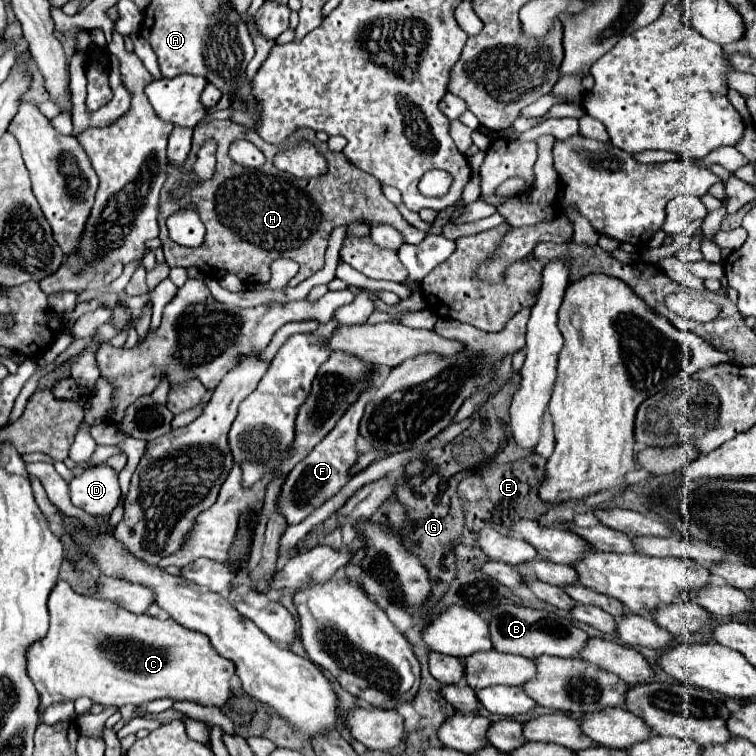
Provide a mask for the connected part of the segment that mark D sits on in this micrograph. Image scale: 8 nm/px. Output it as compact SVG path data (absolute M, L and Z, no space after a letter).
M108 464L86 468L70 482L70 498L74 506L94 516L110 514L120 500L118 474Z

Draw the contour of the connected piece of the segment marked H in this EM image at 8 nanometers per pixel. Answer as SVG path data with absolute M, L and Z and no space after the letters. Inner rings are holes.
M210 120L194 128L192 150L188 154L184 166L186 174L182 180L186 180L192 174L192 162L196 162L196 152L200 150L200 144L204 140L216 140L218 144L216 172L212 180L194 184L182 198L172 200L172 188L180 184L180 180L170 176L160 196L158 237L162 240L166 264L170 268L194 266L204 276L214 280L220 280L226 274L236 274L244 284L256 284L270 280L270 264L274 260L290 258L300 264L298 274L290 280L290 286L298 286L302 280L310 278L314 272L324 268L324 254L328 248L328 240L332 230L338 226L350 226L352 222L358 220L364 220L370 226L382 222L394 226L402 234L406 244L420 244L424 240L424 232L408 224L398 212L398 208L386 200L380 182L376 178L350 164L342 152L330 152L324 142L316 140L316 132L312 132L310 128L296 130L292 138L286 140L286 144L288 148L294 148L300 142L308 140L312 146L318 148L318 152L328 162L328 172L318 178L292 178L290 174L276 170L272 158L278 154L278 146L260 140L260 136L254 130L234 124L232 120ZM238 138L256 144L266 156L266 166L250 170L232 162L228 156L228 146ZM182 200L188 200L188 204L196 204L196 208L200 210L200 218L206 226L206 238L198 248L180 246L172 242L168 236L166 218L176 210L180 210Z

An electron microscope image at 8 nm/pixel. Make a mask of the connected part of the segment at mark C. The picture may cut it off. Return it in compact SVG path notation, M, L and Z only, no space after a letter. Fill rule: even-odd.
M58 580L48 598L50 612L50 630L44 640L36 640L28 646L26 662L28 676L34 682L40 694L40 718L46 708L56 702L74 700L80 696L88 696L92 702L102 704L104 708L116 706L122 708L126 704L146 706L152 700L170 698L174 702L186 700L196 702L200 706L218 706L222 708L232 698L230 678L236 672L236 666L222 658L208 642L208 636L188 630L174 622L172 618L154 618L148 614L130 614L118 608L114 602L98 600L94 596L76 594L68 582Z

